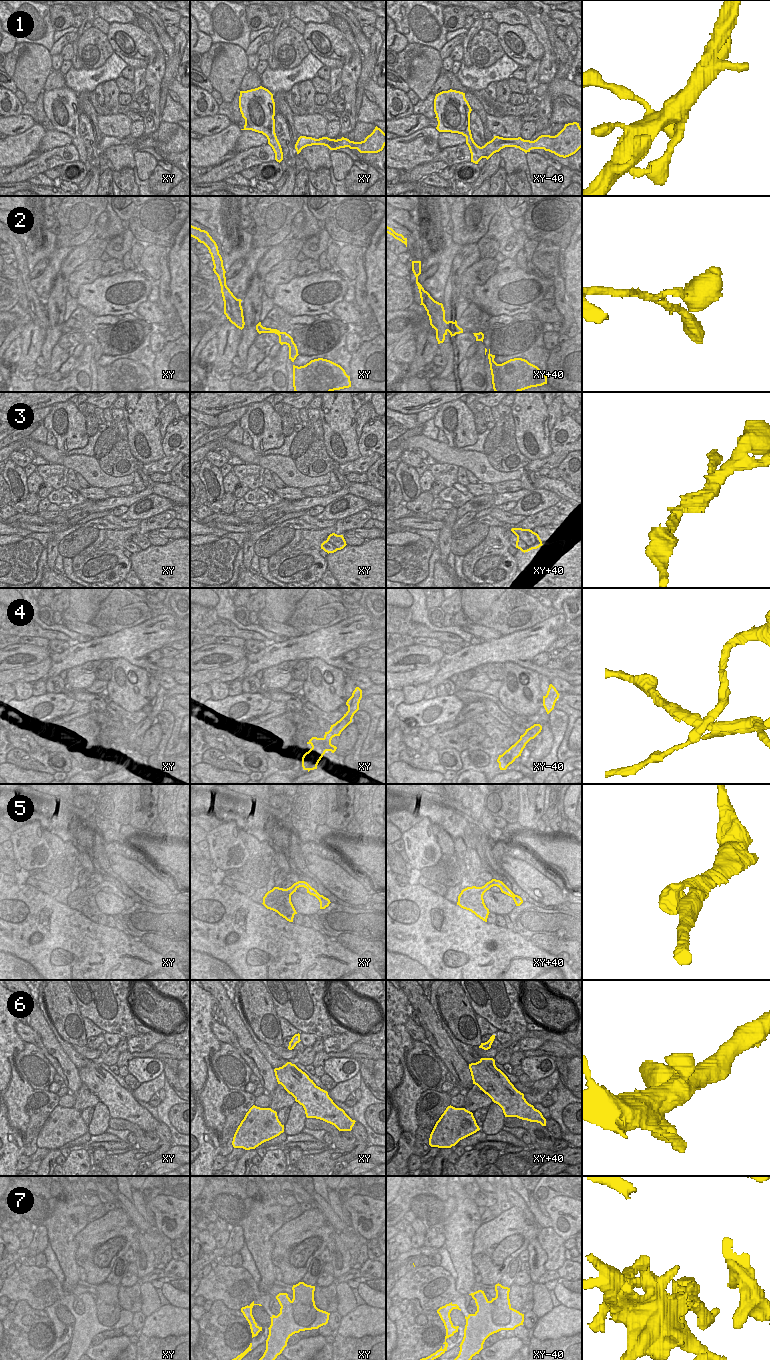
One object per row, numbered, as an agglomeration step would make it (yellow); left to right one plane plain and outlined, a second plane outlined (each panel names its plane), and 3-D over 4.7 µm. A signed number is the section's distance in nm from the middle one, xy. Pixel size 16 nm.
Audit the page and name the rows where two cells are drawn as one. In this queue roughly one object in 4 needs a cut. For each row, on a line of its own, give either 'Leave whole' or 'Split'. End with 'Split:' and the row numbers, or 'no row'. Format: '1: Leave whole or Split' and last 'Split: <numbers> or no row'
1: Leave whole
2: Leave whole
3: Split
4: Split
5: Leave whole
6: Leave whole
7: Split
Split: 3, 4, 7

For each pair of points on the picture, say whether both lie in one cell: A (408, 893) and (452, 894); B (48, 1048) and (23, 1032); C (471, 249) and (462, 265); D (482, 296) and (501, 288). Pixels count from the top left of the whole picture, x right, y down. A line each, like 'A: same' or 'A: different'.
A: different
B: different
C: same
D: same

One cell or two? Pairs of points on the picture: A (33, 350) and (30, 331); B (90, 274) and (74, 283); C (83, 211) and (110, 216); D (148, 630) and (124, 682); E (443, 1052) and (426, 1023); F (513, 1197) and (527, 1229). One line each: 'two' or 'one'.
A: one
B: one
C: two
D: two
E: one
F: two

